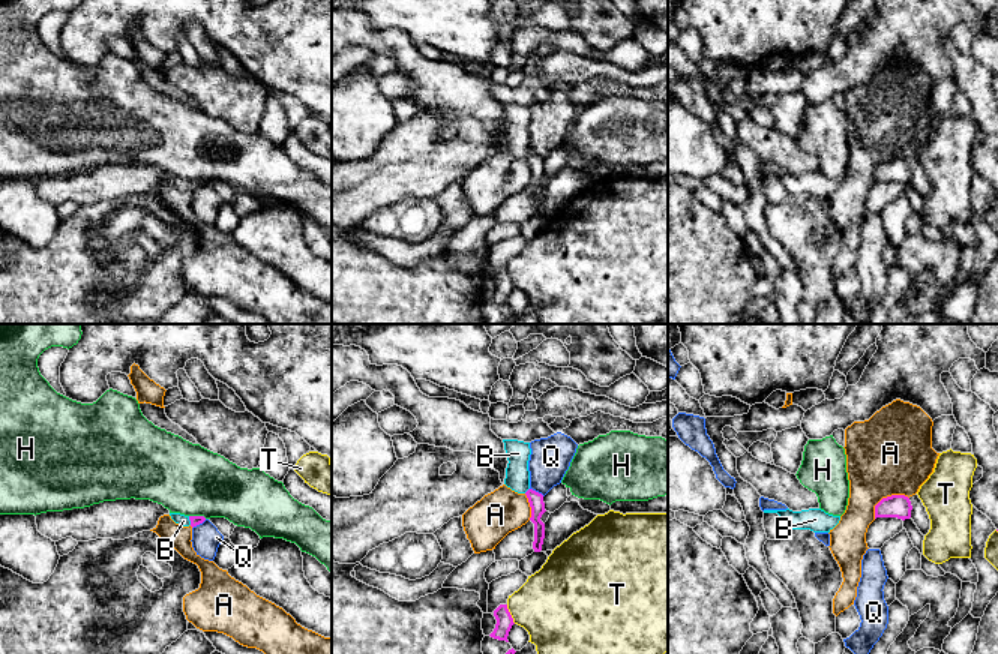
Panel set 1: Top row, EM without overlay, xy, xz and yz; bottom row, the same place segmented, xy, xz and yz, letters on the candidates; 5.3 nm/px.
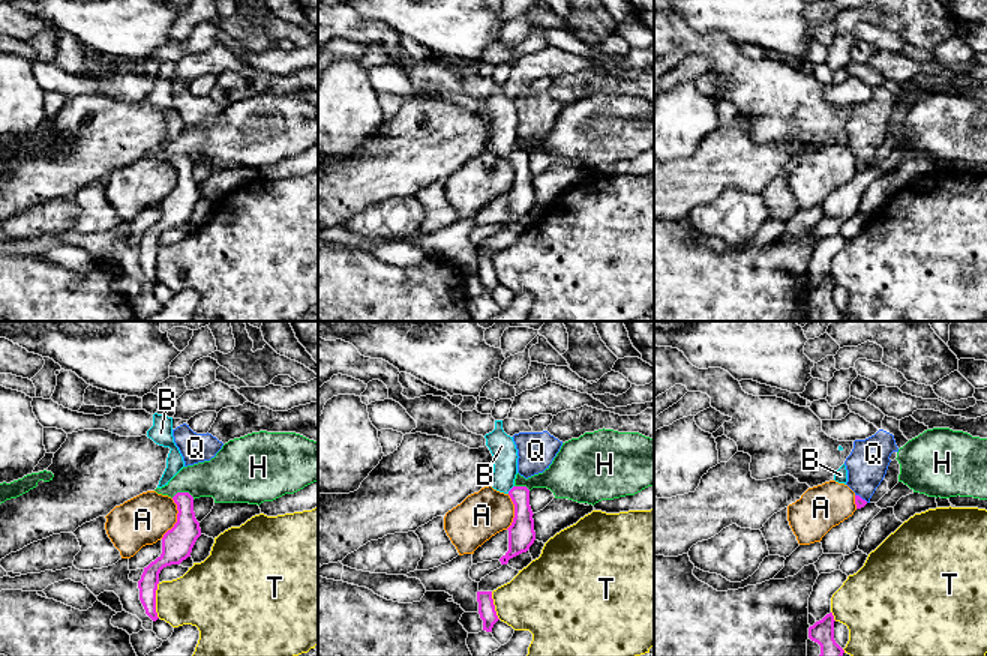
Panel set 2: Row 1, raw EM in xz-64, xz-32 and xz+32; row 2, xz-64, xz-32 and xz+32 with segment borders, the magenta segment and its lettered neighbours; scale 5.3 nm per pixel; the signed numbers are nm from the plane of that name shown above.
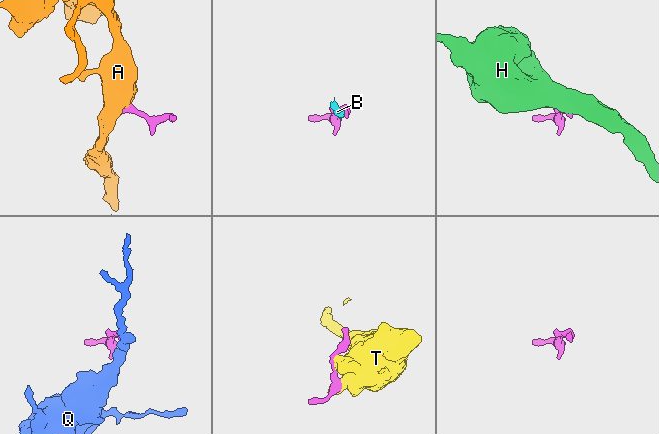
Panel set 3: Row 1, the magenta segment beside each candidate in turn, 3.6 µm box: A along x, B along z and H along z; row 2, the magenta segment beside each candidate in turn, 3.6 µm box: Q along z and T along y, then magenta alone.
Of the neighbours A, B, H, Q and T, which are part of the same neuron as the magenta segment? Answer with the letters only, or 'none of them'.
B

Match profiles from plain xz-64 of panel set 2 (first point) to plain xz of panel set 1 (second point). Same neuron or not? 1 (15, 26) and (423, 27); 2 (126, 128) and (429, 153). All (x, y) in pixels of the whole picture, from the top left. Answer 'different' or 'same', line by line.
1: different
2: same

